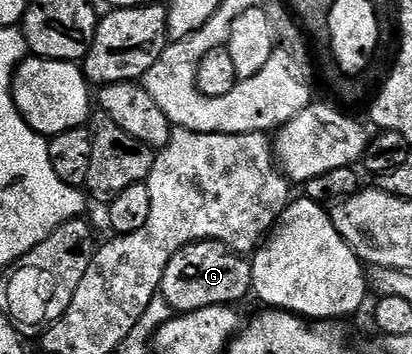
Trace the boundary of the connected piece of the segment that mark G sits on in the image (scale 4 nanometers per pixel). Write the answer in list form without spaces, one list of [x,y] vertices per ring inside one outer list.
[[[204,239],[198,243],[187,245],[171,257],[167,269],[163,273],[160,298],[169,304],[174,312],[198,311],[208,307],[227,307],[240,304],[240,299],[247,296],[253,289],[253,265],[244,254],[232,251],[227,245],[216,243],[214,239]]]

